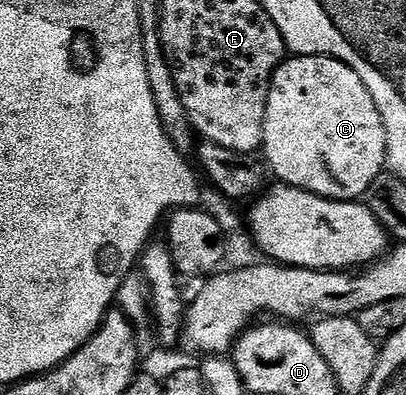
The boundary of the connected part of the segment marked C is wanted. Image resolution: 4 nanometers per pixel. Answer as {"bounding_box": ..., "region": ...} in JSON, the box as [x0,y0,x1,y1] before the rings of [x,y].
{"bounding_box":[261,55,387,201],"region":[[[294,55],[283,61],[280,68],[275,71],[274,78],[270,84],[261,152],[263,154],[266,153],[264,161],[268,166],[269,172],[273,176],[275,173],[278,176],[275,178],[281,184],[291,185],[292,187],[303,189],[309,193],[315,193],[321,197],[329,197],[332,201],[358,201],[359,199],[365,198],[366,192],[370,190],[370,184],[387,168],[386,128],[382,122],[380,111],[376,111],[376,103],[372,99],[372,95],[368,95],[368,87],[364,87],[360,75],[356,75],[356,71],[352,67],[348,67],[342,61],[336,60],[335,57],[300,57]]]}

